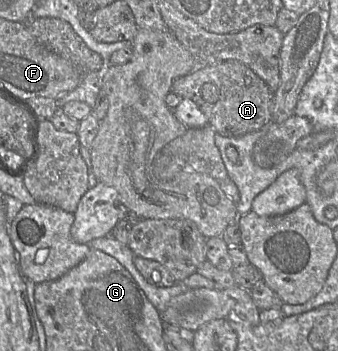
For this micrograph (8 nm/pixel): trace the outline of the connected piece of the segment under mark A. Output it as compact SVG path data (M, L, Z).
M237 60L200 65L177 78L171 91L192 100L206 116L208 125L226 137L259 131L271 122L273 91L249 67Z

